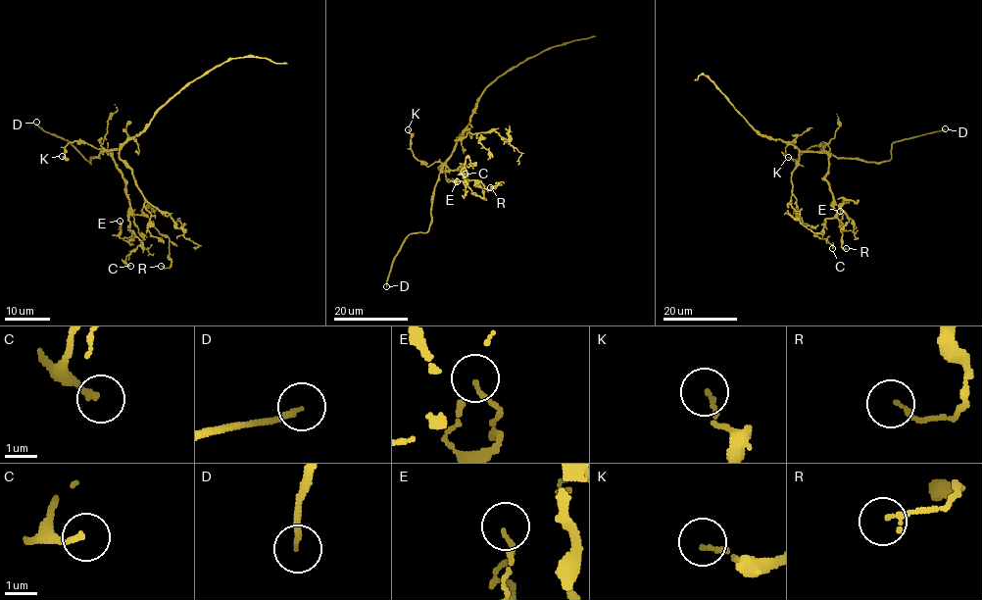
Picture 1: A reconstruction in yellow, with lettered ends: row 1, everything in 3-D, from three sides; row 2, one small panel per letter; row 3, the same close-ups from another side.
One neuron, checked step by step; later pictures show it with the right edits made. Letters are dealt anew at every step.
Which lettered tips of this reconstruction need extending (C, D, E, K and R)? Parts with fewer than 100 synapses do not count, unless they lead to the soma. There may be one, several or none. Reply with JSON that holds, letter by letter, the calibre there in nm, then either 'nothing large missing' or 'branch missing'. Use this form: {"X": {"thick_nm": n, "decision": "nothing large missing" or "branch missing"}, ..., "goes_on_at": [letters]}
{"C": {"thick_nm": 180, "decision": "nothing large missing"}, "D": {"thick_nm": 150, "decision": "branch missing"}, "E": {"thick_nm": 110, "decision": "nothing large missing"}, "K": {"thick_nm": 130, "decision": "nothing large missing"}, "R": {"thick_nm": 150, "decision": "nothing large missing"}, "goes_on_at": ["D"]}

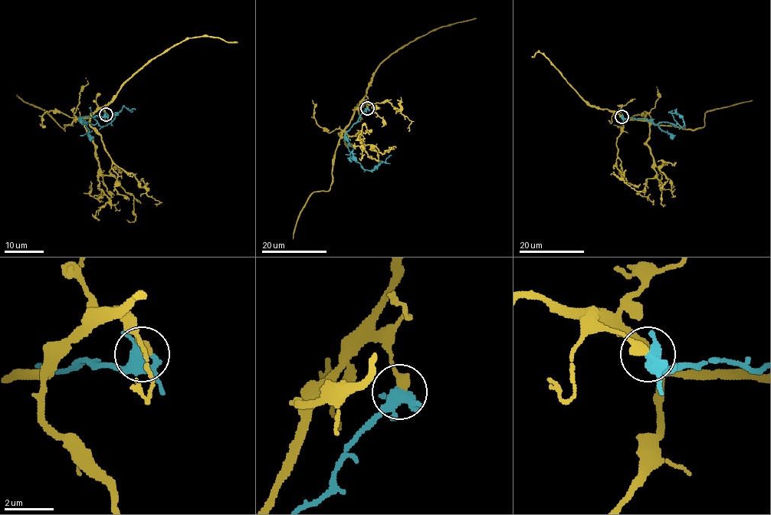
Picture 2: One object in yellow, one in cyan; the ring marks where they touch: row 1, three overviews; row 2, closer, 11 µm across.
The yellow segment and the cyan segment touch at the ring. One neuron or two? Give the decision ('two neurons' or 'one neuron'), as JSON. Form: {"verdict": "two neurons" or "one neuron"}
{"verdict": "two neurons"}

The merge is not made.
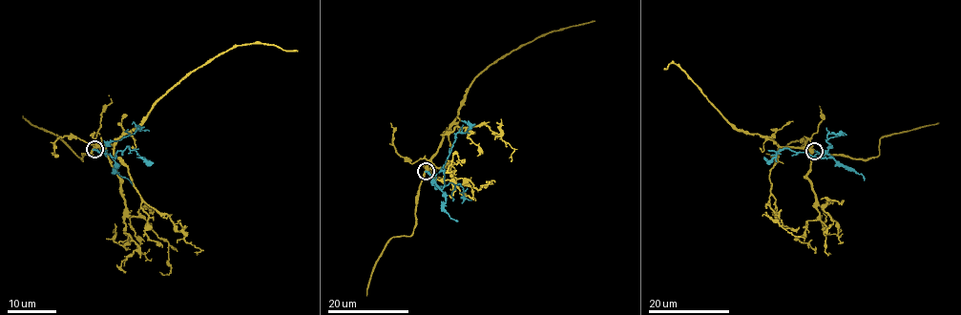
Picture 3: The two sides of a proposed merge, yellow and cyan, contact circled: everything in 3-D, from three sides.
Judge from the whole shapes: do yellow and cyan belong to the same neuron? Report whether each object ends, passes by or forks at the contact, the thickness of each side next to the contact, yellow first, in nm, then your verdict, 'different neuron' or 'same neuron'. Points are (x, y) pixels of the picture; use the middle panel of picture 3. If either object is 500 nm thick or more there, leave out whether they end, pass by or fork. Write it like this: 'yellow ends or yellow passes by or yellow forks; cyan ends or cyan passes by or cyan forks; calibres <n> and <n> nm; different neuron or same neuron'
yellow passes by; cyan ends; calibres 420 and 280 nm; different neuron

